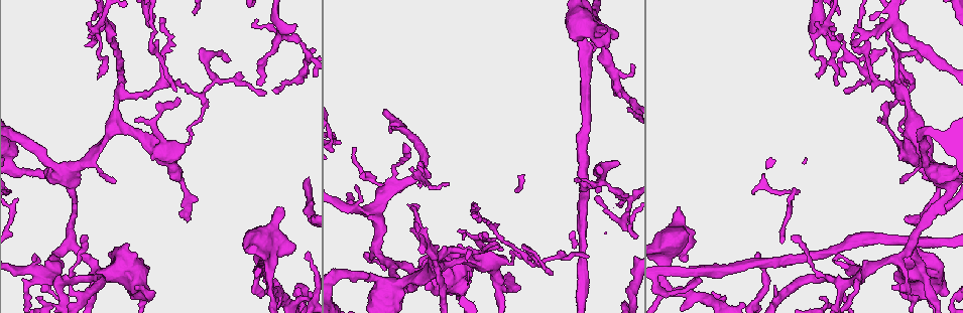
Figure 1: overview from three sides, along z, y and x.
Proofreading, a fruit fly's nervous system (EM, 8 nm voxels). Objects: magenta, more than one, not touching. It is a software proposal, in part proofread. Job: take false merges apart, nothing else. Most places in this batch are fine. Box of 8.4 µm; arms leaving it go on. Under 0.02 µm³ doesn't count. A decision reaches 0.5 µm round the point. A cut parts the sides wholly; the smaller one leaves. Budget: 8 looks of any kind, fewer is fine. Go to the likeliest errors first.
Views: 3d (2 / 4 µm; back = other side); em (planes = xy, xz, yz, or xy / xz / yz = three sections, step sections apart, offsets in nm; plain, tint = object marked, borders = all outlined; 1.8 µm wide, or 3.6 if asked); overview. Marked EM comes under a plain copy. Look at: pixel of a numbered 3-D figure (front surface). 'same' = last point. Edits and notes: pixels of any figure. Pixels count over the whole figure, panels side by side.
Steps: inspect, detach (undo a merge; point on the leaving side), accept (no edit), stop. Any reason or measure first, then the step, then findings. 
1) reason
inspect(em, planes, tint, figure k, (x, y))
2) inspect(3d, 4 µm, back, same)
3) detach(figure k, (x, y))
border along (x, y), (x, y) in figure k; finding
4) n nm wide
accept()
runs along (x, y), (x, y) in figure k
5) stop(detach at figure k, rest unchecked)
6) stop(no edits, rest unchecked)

thin arm on a thick one
inspect(3d, 2 µm, figure 1, (909, 152))

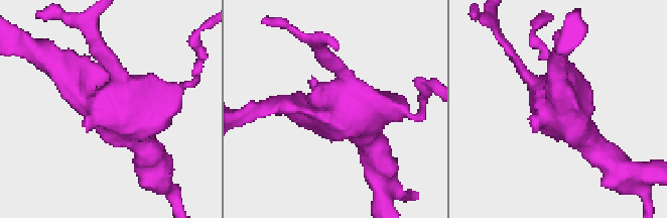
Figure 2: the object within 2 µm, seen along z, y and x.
need the tissue
inspect(em, planes, tint, figure 2, (343, 110))

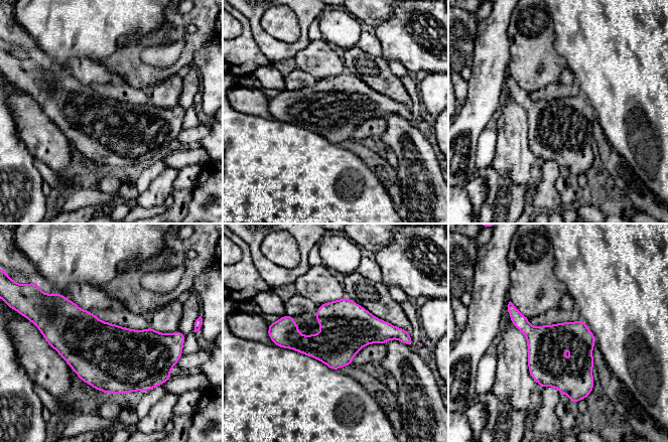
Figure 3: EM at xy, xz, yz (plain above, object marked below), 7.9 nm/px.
accept()
runs along (510, 306), (572, 396) in figure 3; all the same cell

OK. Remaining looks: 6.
sharp bend
inspect(em, planes, tint, figure 1, (392, 300))

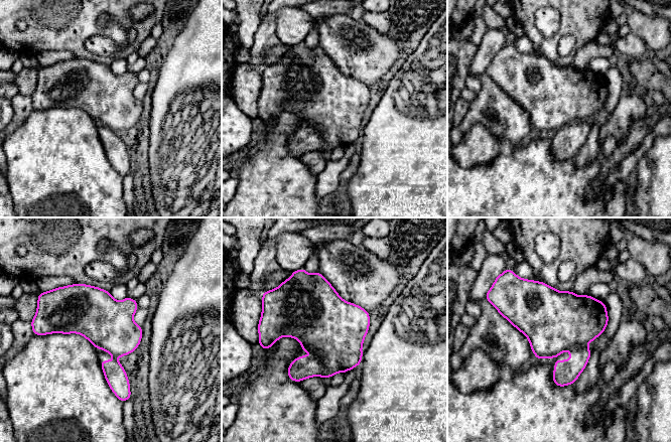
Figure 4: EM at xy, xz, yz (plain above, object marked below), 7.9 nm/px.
accept()
all the same cell

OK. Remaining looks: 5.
three arms meet
inspect(3d, 2 µm, figure 1, (837, 294))

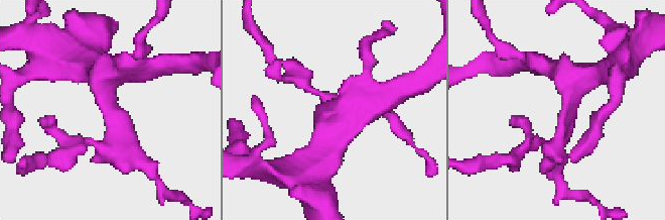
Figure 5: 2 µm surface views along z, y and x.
need the tissue
inspect(em, planes, tint, figure 5, (339, 116))

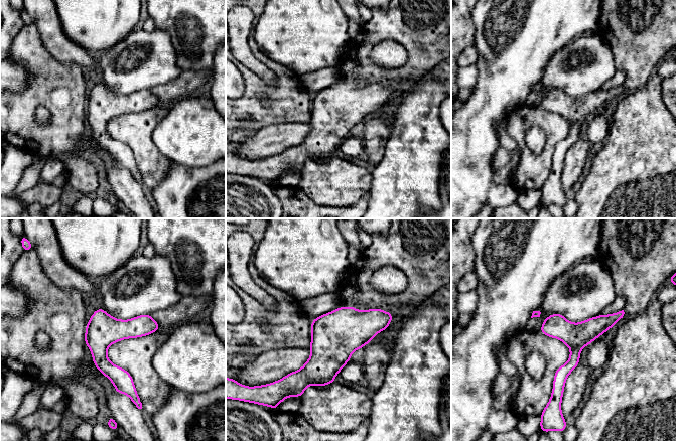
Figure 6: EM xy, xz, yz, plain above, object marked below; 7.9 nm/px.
200 nm wide
accept()
runs along (621, 313), (575, 346), (559, 392) in figure 6; all the same cell

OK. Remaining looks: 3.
arms part here
inspect(3d, 2 µm, figure 1, (832, 32))

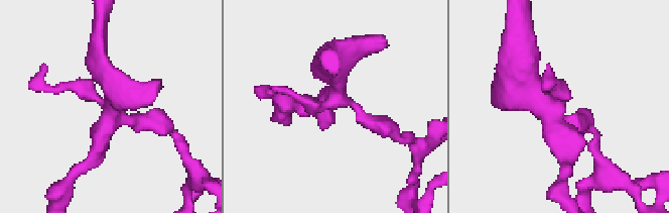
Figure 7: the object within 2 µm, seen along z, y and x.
shape alone is not enough
inspect(em, planes, borders, figure 7, (554, 114))

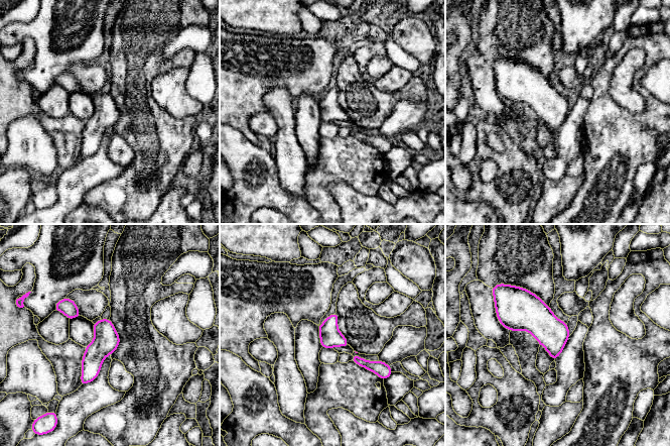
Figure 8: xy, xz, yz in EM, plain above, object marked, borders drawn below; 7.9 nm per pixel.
accept()
runs along (107, 321), (105, 343), (83, 381) in figure 8; one cell here

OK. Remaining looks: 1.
stop(no edits, rest unchecked)

